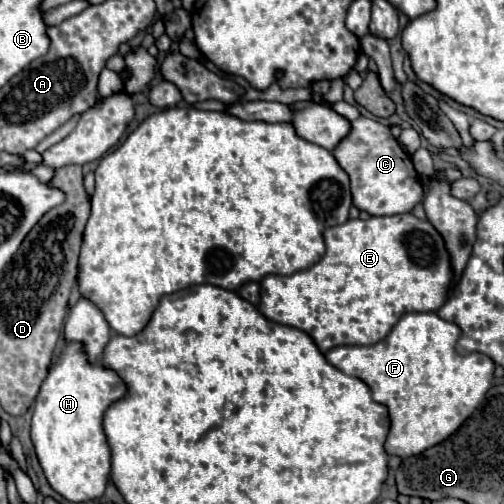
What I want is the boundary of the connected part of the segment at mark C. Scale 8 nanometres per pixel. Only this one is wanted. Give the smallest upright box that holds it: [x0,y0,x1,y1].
[332,118,422,216]

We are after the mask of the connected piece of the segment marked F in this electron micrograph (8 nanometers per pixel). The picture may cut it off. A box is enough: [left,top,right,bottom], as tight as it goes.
[326,312,494,458]

